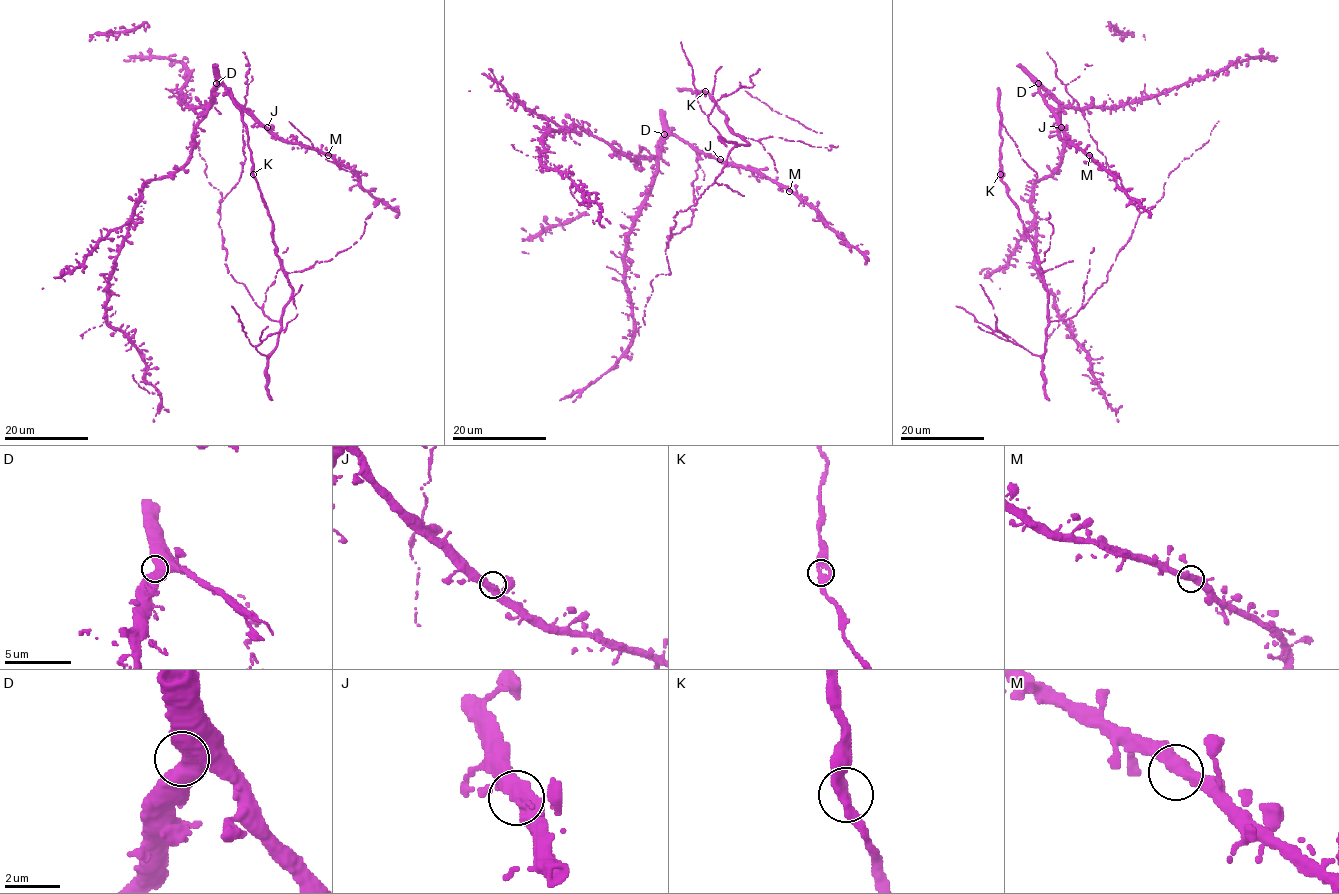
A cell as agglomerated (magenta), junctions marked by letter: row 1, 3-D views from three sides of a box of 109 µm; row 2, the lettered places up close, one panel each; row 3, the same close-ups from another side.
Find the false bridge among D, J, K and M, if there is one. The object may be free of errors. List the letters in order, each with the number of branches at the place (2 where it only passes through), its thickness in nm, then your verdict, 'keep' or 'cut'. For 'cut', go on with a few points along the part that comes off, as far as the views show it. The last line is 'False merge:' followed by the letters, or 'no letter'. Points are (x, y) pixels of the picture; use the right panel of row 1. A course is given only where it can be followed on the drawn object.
D: 2 branches meet; 480 nm thick; keep
J: 2 branches meet; 480 nm thick; keep
K: 2 branches meet; 460 nm thick; keep
M: 2 branches meet; 400 nm thick; keep
False merge: no letter

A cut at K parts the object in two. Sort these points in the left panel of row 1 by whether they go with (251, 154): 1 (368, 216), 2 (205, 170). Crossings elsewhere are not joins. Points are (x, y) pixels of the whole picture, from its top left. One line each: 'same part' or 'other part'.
1: other part
2: other part

